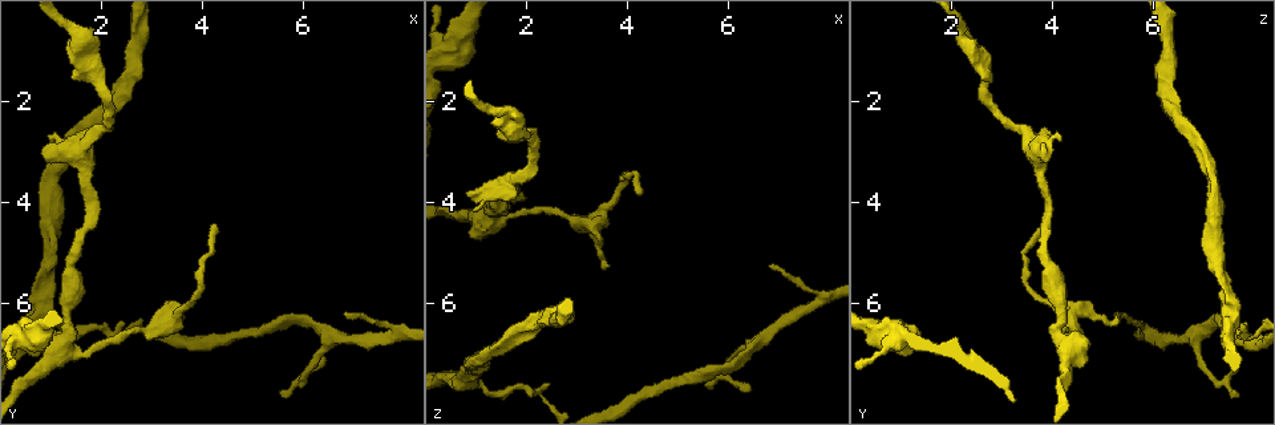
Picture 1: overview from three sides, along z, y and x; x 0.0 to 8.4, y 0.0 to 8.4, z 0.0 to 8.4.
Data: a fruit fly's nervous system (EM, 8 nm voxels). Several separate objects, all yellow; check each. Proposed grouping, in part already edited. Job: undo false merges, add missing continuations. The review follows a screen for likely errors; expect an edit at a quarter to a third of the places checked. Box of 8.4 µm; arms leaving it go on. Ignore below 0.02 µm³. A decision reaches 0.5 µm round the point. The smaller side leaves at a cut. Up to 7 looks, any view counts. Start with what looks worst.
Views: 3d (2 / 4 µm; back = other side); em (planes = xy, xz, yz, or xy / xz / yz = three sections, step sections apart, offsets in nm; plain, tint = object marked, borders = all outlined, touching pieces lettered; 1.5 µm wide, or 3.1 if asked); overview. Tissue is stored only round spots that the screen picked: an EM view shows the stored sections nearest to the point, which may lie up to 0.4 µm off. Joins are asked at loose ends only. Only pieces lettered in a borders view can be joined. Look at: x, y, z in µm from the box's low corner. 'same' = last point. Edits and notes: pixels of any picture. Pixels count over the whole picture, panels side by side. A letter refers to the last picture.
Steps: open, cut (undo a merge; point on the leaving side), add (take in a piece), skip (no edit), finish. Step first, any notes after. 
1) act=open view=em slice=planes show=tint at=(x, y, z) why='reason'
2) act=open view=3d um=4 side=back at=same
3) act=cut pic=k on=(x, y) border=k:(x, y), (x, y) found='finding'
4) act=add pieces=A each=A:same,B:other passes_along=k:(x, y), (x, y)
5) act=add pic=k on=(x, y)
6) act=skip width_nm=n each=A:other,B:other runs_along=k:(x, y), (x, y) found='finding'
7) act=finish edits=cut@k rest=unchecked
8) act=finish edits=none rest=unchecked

act=open view=em slice=planes show=borders at=(4.30, 4.45, 3.80) why='tapers out'

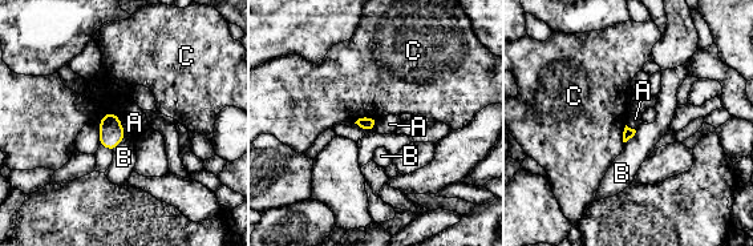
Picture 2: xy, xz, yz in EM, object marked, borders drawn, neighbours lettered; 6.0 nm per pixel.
act=skip each=A:other,B:other,C:other border=2:(118, 117), (128, 136) found='no lettered piece goes on from it'

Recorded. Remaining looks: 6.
act=open view=em slice=planes show=borders at=(6.85, 6.20, 5.30) why='free end'

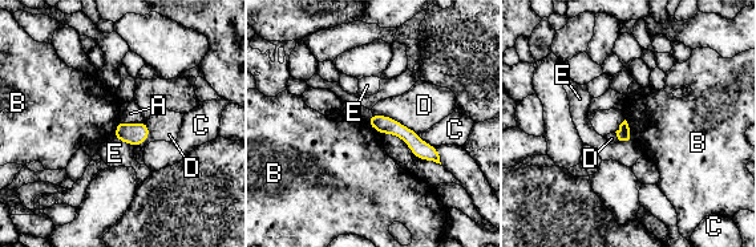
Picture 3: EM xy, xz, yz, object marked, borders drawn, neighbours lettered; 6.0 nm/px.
act=skip each=A:other,B:other,C:other,D:other,E:other border=3:(625, 120), (630, 138) found='none of them fits'

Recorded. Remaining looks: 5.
act=open view=em slice=xz step=8 show=borders at=(6.50, 7.15, 7.75) why='tapers out'

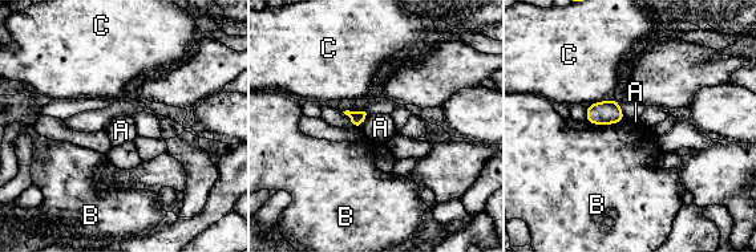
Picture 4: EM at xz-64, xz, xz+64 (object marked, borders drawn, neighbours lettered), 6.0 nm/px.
act=skip each=A:other,B:other,C:other border=4:(626, 118), (606, 125), (589, 124) found='no lettered piece goes on from it'

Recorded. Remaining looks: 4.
act=finish edits=none rest=unchecked

